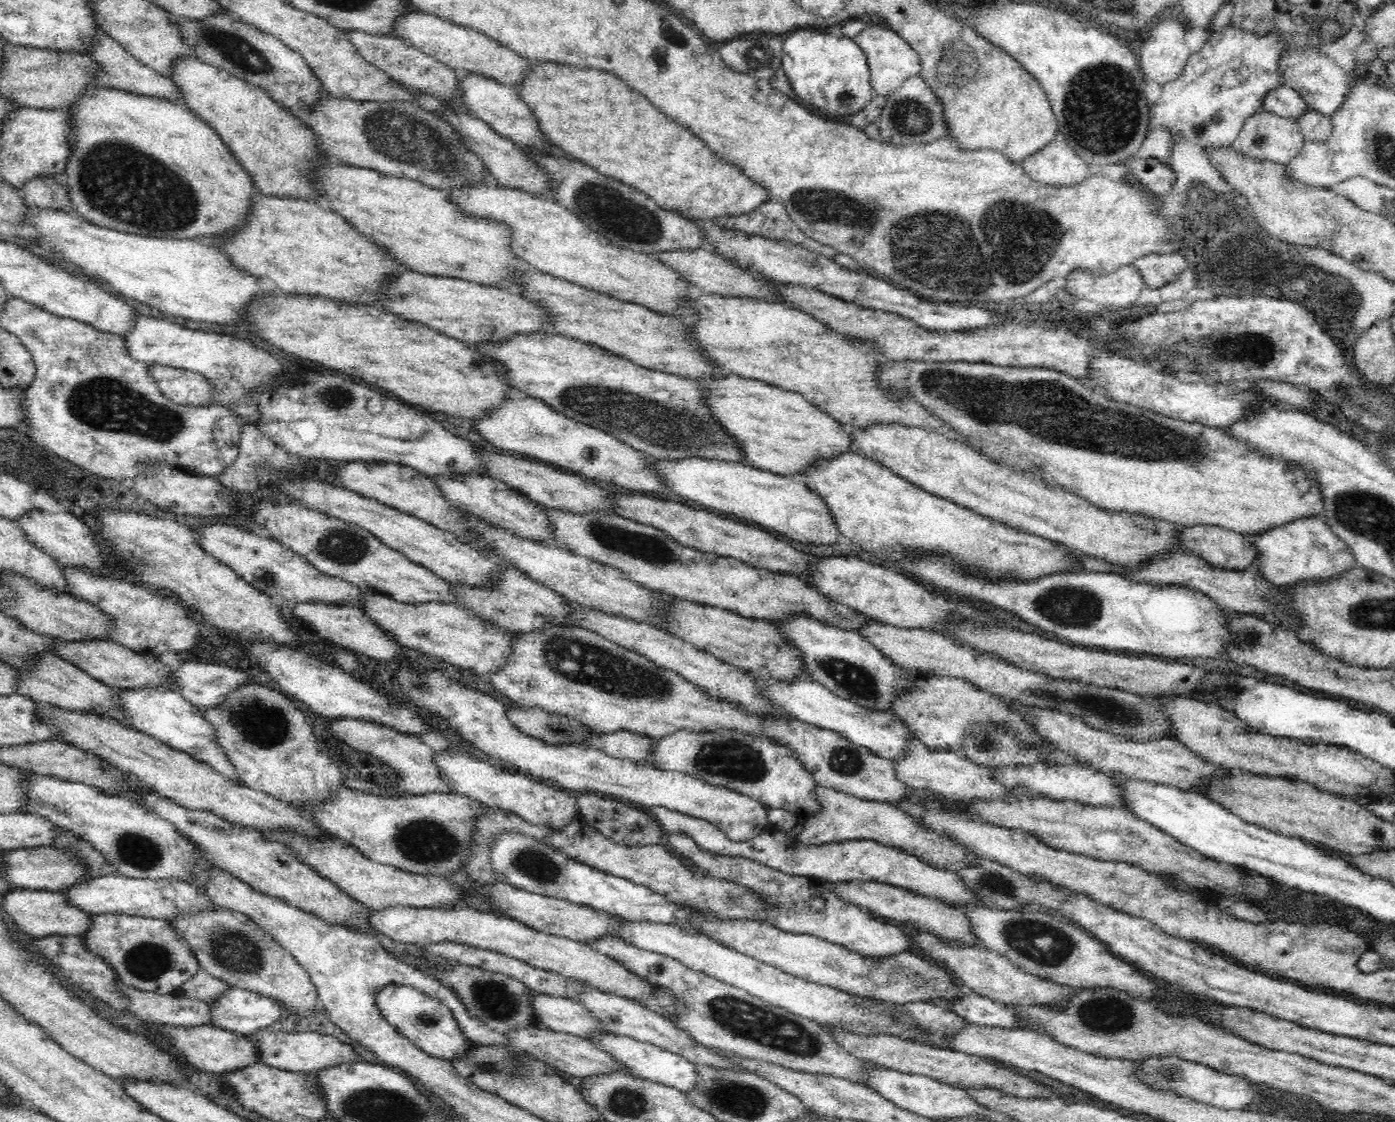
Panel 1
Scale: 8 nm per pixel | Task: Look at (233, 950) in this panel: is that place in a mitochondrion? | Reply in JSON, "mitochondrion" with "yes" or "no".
{"mitochondrion":"yes"}

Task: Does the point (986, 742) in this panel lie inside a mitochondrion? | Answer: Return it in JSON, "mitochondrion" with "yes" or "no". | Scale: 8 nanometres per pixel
{"mitochondrion":"yes"}

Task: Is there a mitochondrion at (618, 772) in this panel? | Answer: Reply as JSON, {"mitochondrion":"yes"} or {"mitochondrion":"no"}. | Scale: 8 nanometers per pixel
{"mitochondrion":"no"}

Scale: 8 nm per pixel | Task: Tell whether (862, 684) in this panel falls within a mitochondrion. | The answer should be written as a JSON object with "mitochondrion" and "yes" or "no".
{"mitochondrion":"yes"}

